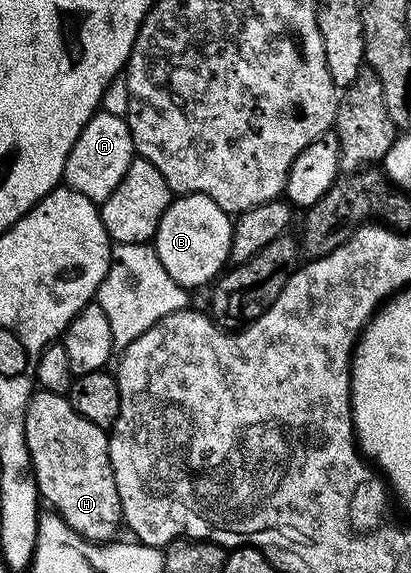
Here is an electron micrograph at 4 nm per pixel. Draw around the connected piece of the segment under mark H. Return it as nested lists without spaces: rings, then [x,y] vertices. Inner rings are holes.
[[[37,390],[25,411],[25,437],[42,501],[83,539],[95,544],[112,541],[123,521],[109,453],[110,433],[87,422],[65,396]]]

